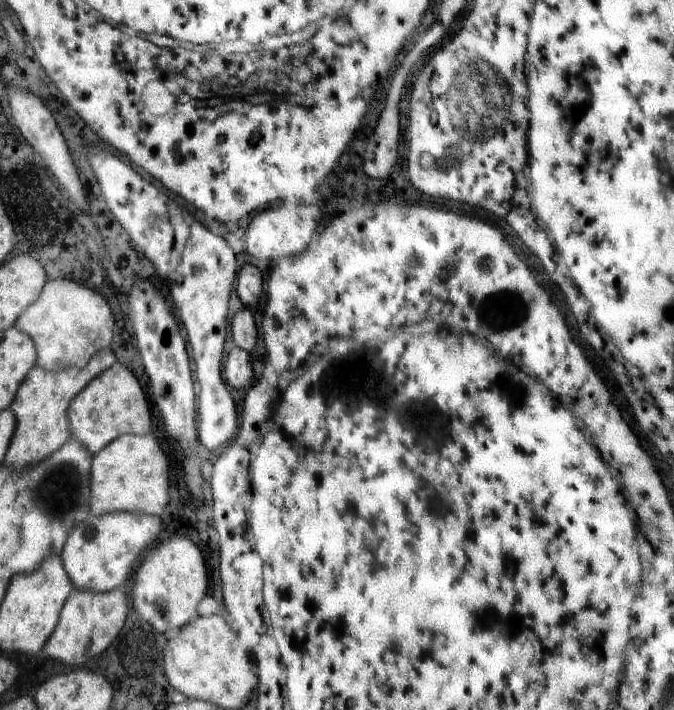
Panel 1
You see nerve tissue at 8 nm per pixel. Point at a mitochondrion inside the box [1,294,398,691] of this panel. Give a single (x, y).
(57, 492)

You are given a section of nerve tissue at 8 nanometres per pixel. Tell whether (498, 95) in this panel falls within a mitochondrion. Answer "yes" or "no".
yes

